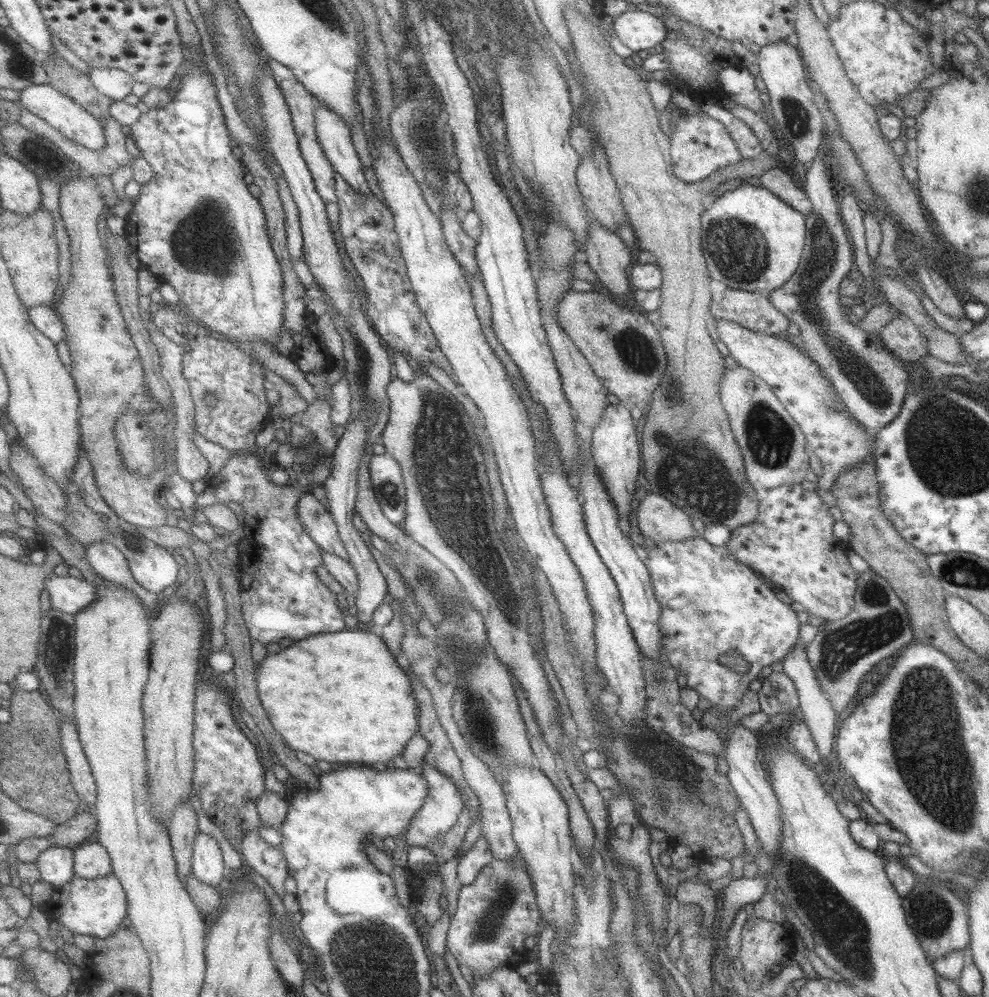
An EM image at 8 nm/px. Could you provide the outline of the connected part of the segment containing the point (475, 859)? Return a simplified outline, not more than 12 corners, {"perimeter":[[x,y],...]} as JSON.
{"perimeter":[[481,834],[459,859],[457,878],[464,887],[494,862],[489,839]]}

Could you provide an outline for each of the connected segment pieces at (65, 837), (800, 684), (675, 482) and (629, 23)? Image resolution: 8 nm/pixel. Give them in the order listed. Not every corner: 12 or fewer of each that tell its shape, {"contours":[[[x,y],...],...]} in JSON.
{"contours":[[[89,810],[57,824],[52,846],[77,849],[94,839],[98,818]],[[797,638],[781,661],[821,759],[837,718]],[[577,8],[571,62],[627,221],[662,276],[649,492],[744,528],[759,493],[720,401],[707,194],[762,150],[672,173],[645,82]],[[633,7],[614,18],[617,40],[654,52],[666,37],[658,17]]]}

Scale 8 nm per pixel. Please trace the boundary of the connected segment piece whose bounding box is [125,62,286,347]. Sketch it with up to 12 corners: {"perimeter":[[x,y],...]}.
{"perimeter":[[189,65],[132,138],[141,266],[246,347],[284,271],[213,76]]}

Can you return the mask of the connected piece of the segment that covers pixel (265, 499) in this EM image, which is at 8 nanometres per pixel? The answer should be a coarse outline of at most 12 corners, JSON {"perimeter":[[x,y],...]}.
{"perimeter":[[237,453],[207,486],[245,512],[241,602],[253,639],[347,630],[300,520],[309,488]]}

